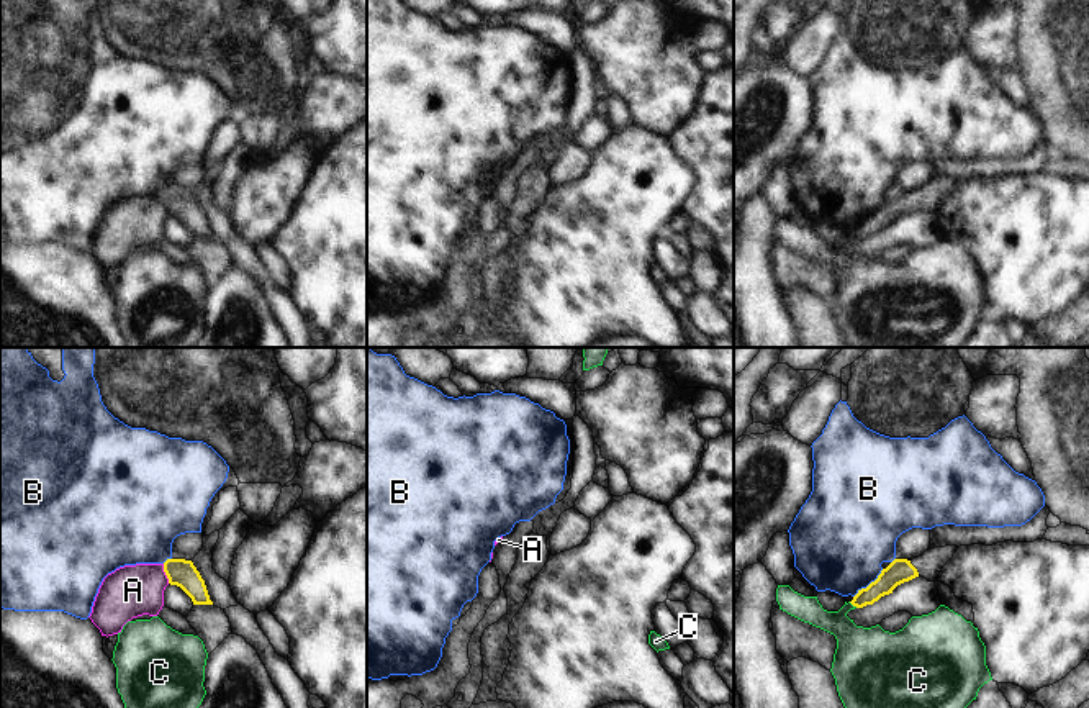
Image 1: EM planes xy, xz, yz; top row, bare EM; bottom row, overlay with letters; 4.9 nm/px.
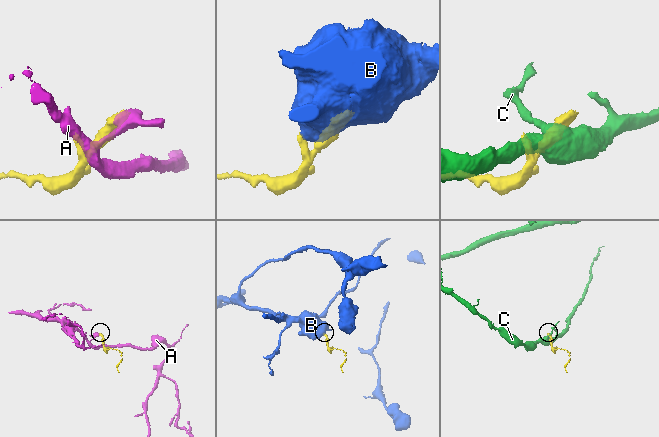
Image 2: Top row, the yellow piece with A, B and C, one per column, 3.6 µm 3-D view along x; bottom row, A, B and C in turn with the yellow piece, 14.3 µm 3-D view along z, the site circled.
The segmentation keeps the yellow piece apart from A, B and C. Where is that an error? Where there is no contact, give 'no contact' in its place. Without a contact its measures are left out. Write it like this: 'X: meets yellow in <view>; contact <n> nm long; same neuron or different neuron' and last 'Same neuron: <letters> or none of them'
A: meets yellow in xy; contact 100 nm long; different neuron
B: meets yellow in yz; contact 200 nm long; different neuron
C: meets yellow in yz; contact 50 nm long; different neuron
Same neuron: none of them

